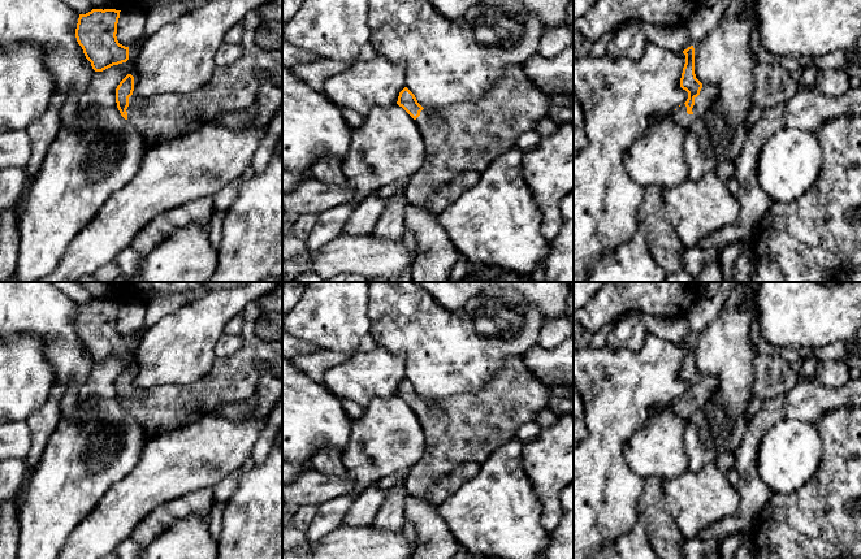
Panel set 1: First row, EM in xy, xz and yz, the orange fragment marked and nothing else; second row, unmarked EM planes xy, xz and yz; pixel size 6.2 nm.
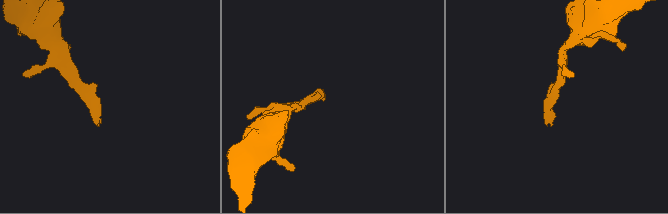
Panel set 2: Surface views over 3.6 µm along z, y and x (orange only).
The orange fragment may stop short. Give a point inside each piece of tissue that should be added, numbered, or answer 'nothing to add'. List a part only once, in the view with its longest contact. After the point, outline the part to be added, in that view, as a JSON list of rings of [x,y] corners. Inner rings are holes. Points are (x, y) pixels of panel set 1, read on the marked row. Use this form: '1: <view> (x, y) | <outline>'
1: yz (708, 95) | [[[702,83],[700,95],[695,98],[695,105],[692,108],[692,114],[687,113],[685,104],[678,107],[672,113],[672,121],[680,127],[688,130],[691,125],[702,117],[705,112],[714,104],[718,98],[718,88],[708,83]]]

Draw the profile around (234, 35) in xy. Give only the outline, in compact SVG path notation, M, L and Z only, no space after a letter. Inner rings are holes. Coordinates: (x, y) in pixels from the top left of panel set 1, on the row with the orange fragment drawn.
M242 22L235 23L225 35L225 43L241 44L245 26Z

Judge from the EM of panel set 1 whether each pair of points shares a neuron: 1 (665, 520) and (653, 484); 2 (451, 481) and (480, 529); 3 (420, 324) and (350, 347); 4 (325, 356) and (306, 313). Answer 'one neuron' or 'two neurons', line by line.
1: one neuron
2: two neurons
3: two neurons
4: two neurons

